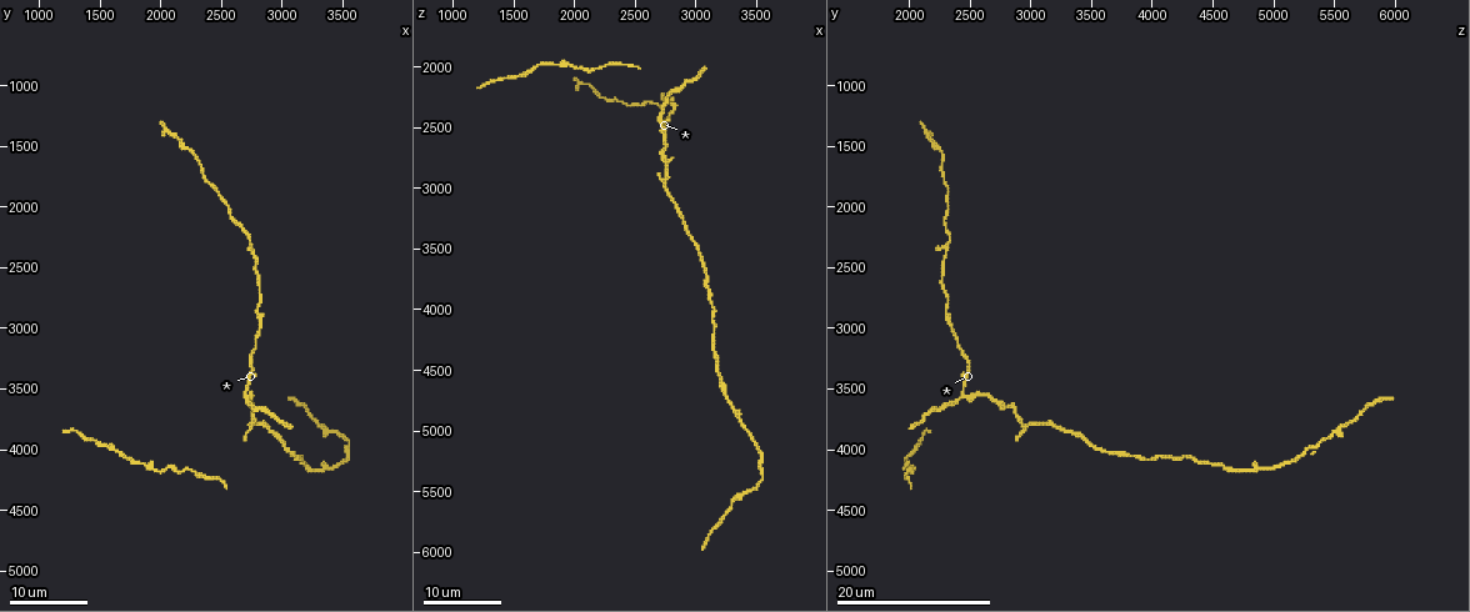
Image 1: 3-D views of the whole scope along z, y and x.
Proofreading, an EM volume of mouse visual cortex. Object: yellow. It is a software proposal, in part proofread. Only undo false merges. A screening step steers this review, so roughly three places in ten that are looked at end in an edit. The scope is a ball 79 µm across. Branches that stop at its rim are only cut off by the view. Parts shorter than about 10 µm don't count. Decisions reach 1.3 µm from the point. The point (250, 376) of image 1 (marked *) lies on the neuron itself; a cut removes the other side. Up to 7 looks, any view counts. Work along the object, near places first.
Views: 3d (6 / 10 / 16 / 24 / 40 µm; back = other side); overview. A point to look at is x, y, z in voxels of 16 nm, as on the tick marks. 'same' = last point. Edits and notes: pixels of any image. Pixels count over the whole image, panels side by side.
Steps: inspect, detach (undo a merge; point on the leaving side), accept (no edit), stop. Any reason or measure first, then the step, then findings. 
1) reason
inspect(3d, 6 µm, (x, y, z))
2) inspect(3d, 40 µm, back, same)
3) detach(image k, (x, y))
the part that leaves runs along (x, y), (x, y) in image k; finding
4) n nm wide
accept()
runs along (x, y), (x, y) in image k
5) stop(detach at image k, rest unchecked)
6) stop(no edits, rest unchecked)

small branch off a trunk
inspect(3d, 24 µm, (2740, 3640, 2820))

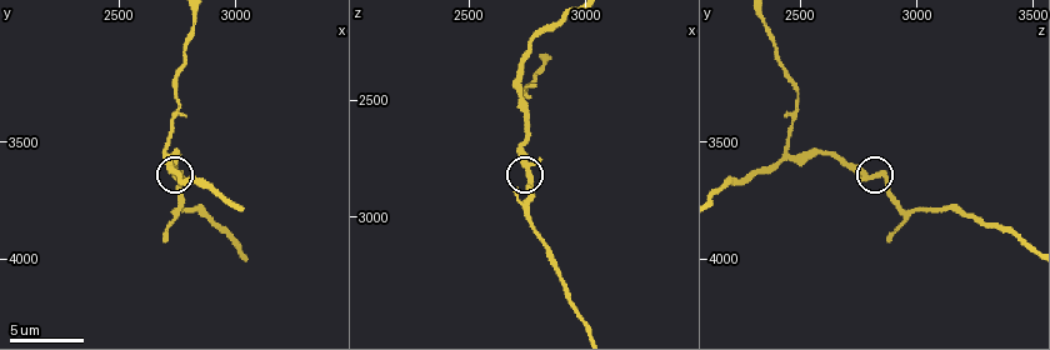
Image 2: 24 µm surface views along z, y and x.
inspect(3d, 6 µm, (2760, 3630, 2830))

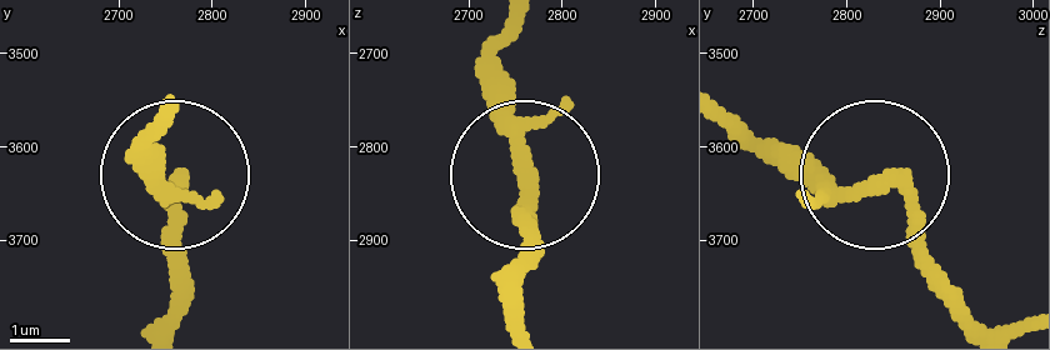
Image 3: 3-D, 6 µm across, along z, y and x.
260 nm wide
accept()
runs along (518, 25), (503, 115), (518, 279) in image 3; all the same neuron

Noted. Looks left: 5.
a narrow waist
inspect(3d, 24 µm, (3120, 4080, 3820))

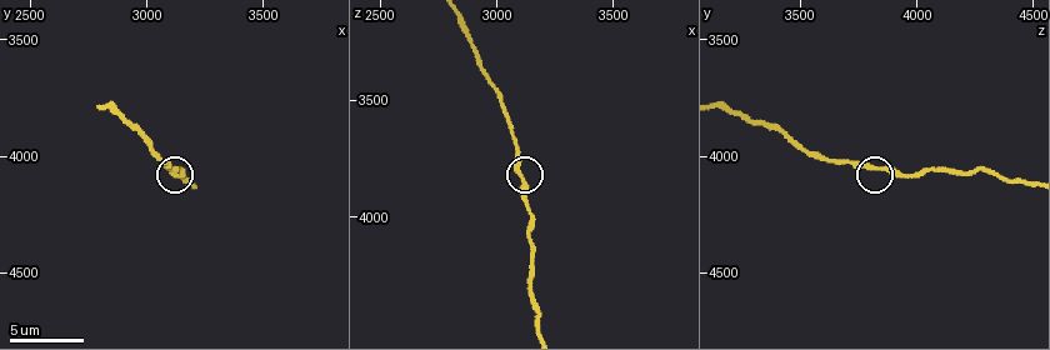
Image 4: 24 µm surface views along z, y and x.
inspect(3d, 6 µm, (3100, 4060, 3840))

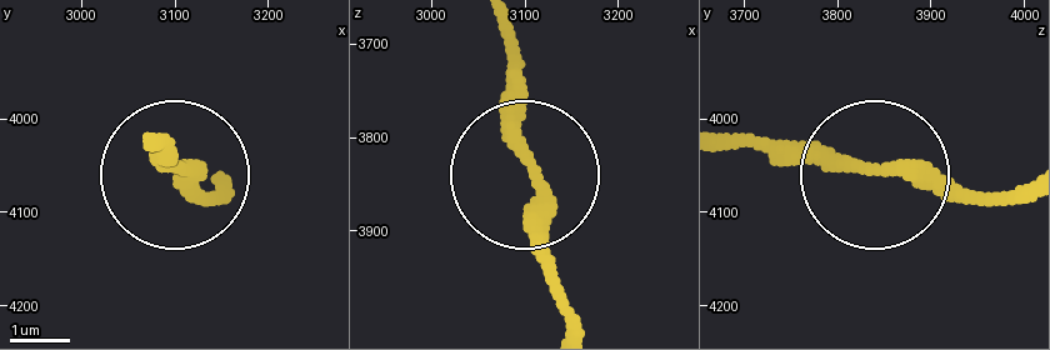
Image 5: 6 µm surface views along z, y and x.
detach(image 5, (196, 193))
the part that leaves runs along (543, 193), (568, 323) in image 5; a second neuron is stuck on

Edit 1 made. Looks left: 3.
inspect(overview)

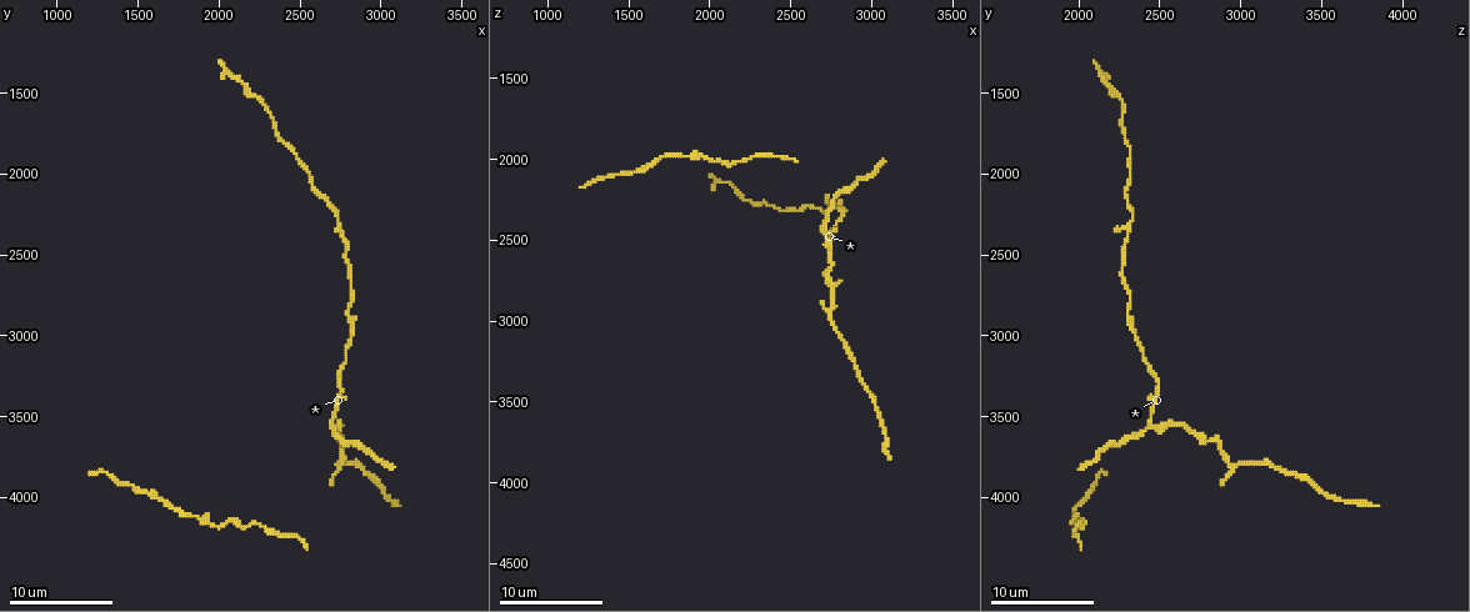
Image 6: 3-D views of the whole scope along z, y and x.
three arms meet
inspect(3d, 16 µm, (2700, 3580, 2440))

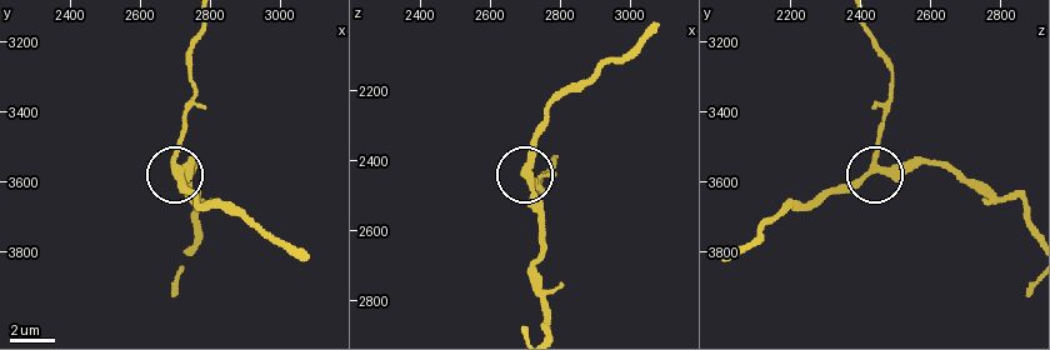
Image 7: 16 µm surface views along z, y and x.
280 nm wide
accept()
runs along (888, 111), (876, 149), (879, 170), (948, 166) in image 7; continuous, no second neuron

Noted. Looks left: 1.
stop(detach at image 5, rest unchecked)

